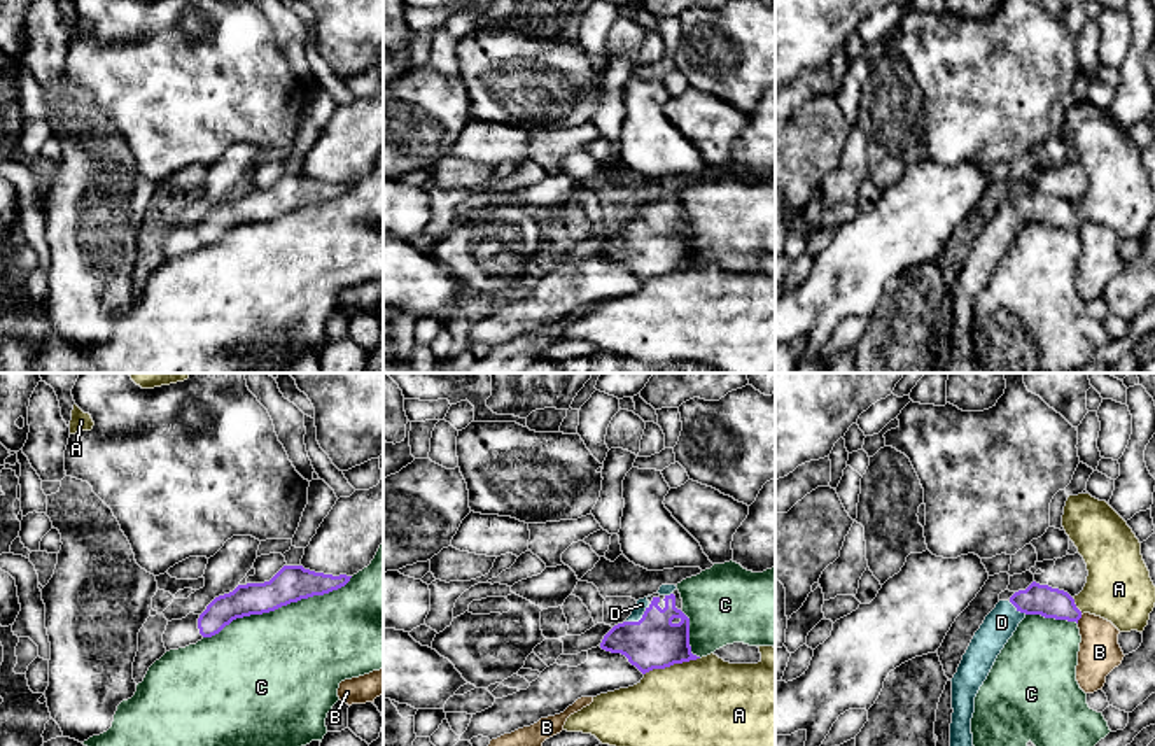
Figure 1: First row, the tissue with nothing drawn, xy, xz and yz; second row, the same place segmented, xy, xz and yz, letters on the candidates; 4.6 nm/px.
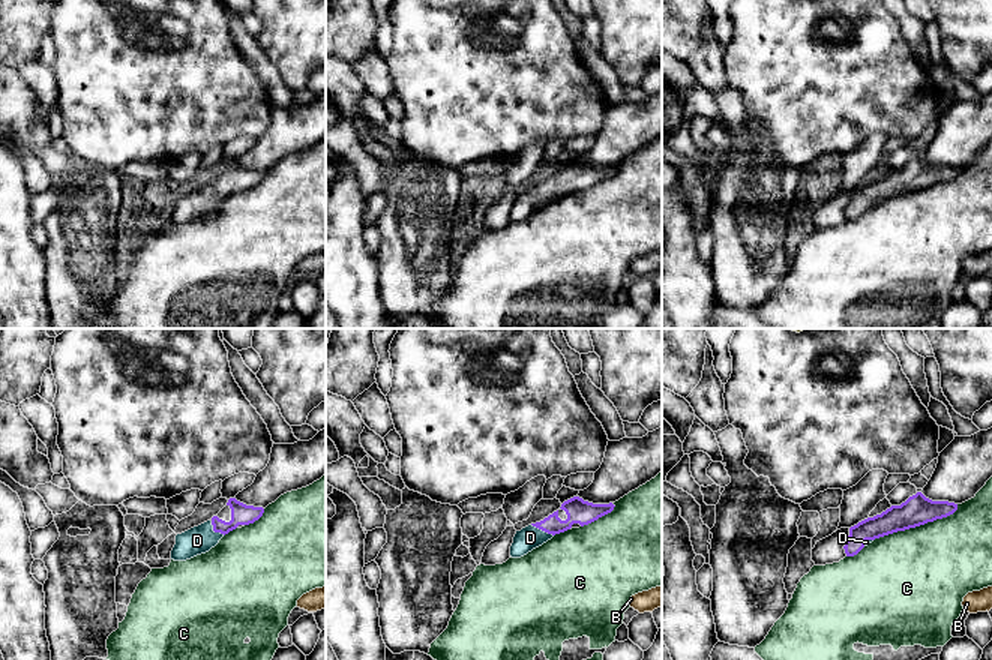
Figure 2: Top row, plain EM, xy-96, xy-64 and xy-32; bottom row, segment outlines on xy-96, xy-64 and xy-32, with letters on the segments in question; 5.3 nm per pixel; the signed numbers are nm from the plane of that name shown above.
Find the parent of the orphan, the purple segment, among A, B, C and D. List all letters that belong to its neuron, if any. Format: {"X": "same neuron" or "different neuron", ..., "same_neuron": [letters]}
{"A": "different neuron", "B": "different neuron", "C": "different neuron", "D": "same neuron", "same_neuron": ["D"]}

